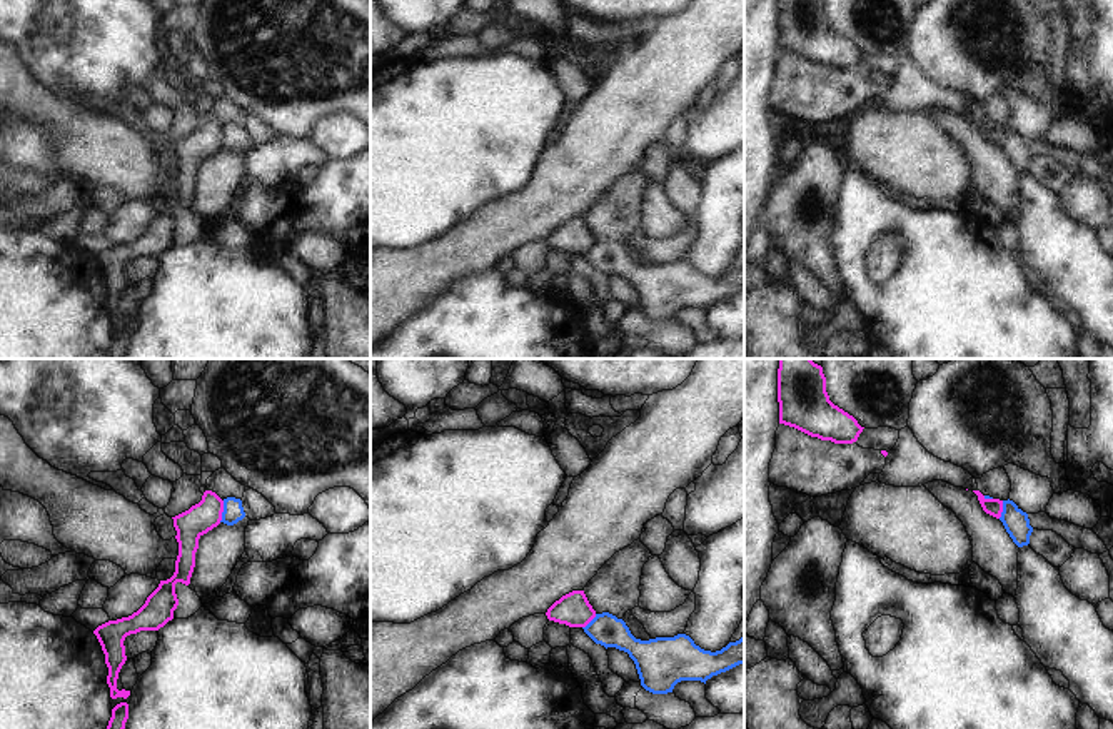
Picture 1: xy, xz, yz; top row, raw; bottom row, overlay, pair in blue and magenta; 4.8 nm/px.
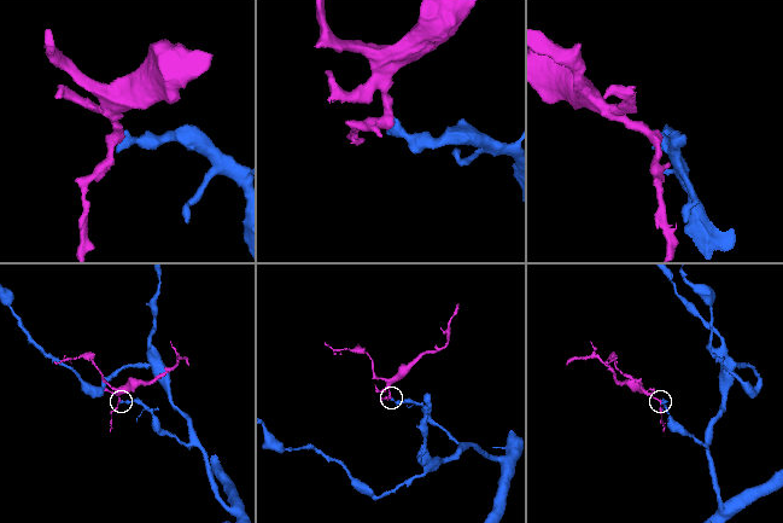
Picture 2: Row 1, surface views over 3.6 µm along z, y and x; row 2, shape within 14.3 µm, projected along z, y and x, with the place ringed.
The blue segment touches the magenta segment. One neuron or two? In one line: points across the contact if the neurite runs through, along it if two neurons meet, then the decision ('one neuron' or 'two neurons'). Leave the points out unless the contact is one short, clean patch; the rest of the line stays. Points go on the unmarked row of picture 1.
border along xy (224, 127), (219, 147); two neurons

